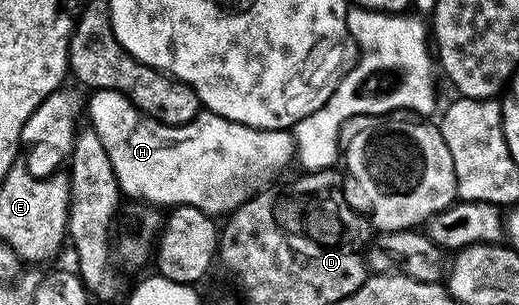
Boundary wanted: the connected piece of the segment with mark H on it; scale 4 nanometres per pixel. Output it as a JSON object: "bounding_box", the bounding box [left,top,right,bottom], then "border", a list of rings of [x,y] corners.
{"bounding_box":[85,89,297,215],"border":[[[96,89],[85,107],[89,128],[97,131],[109,163],[113,163],[119,192],[124,198],[134,199],[156,207],[192,205],[212,215],[230,215],[238,205],[244,205],[253,192],[251,181],[259,181],[270,173],[279,173],[295,161],[297,142],[294,132],[285,129],[258,129],[225,119],[216,113],[201,111],[184,125],[166,125],[140,113],[124,93],[112,89]]]}

